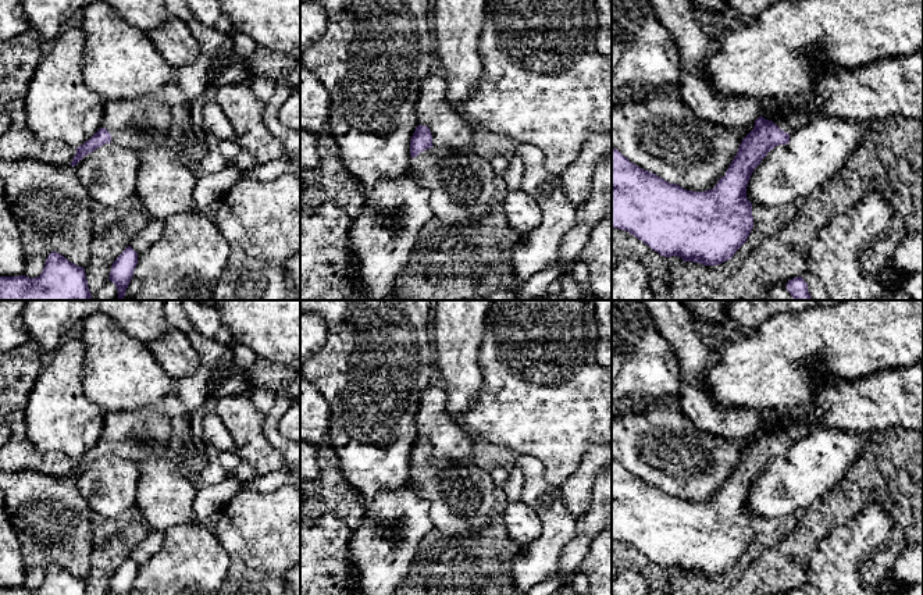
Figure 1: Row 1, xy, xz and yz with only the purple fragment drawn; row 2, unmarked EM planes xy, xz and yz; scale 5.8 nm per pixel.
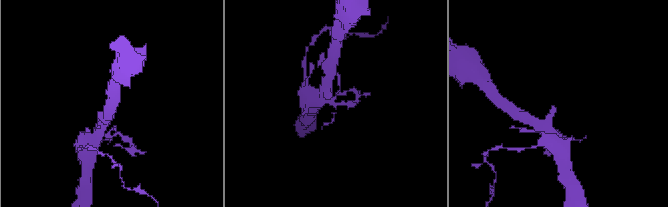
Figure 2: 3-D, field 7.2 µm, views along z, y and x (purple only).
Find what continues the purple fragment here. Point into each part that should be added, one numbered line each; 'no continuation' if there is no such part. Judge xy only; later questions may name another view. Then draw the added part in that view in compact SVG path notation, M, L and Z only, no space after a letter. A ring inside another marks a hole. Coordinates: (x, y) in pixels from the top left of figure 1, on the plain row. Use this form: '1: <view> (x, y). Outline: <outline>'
1: xy (149, 426). Outline: M147 406L136 410L115 410L104 413L101 439L113 448L111 453L135 463L150 459L160 449L168 450L171 441L171 423L157 406Z

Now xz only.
1: xz (460, 495). Outline: M435 459L427 460L411 470L410 485L423 499L430 502L430 519L434 530L443 534L460 534L488 528L495 485L491 473L473 462L463 464L448 460L441 464Z

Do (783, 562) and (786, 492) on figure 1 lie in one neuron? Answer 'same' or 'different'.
different

